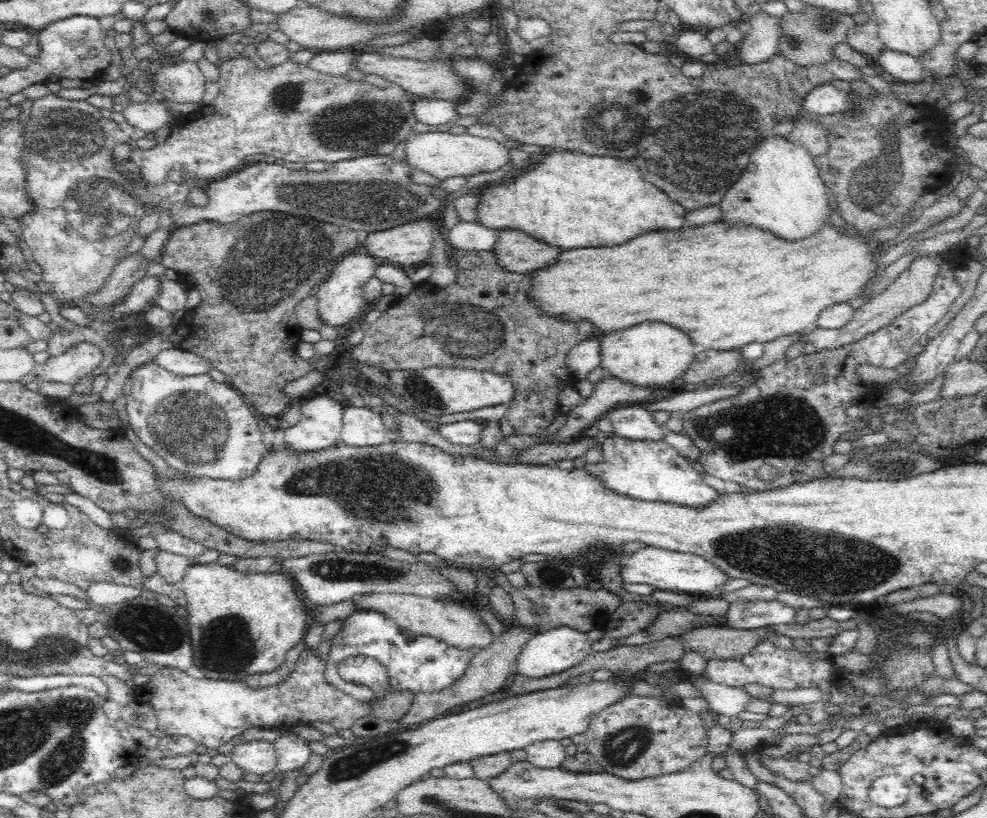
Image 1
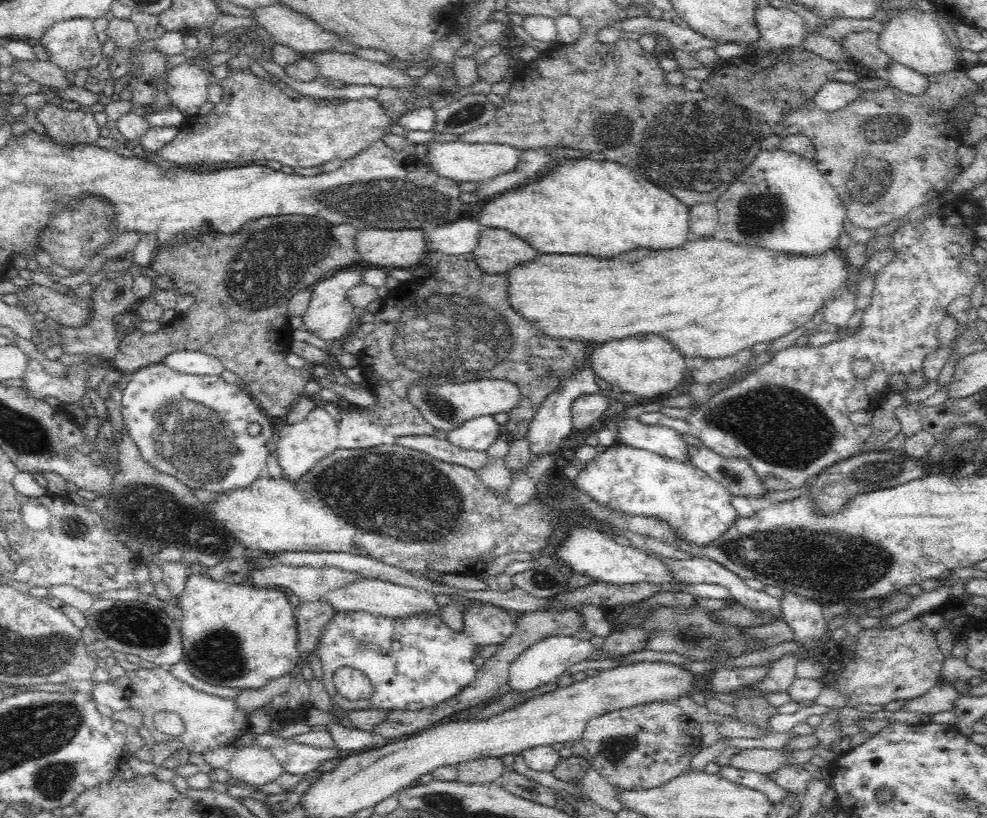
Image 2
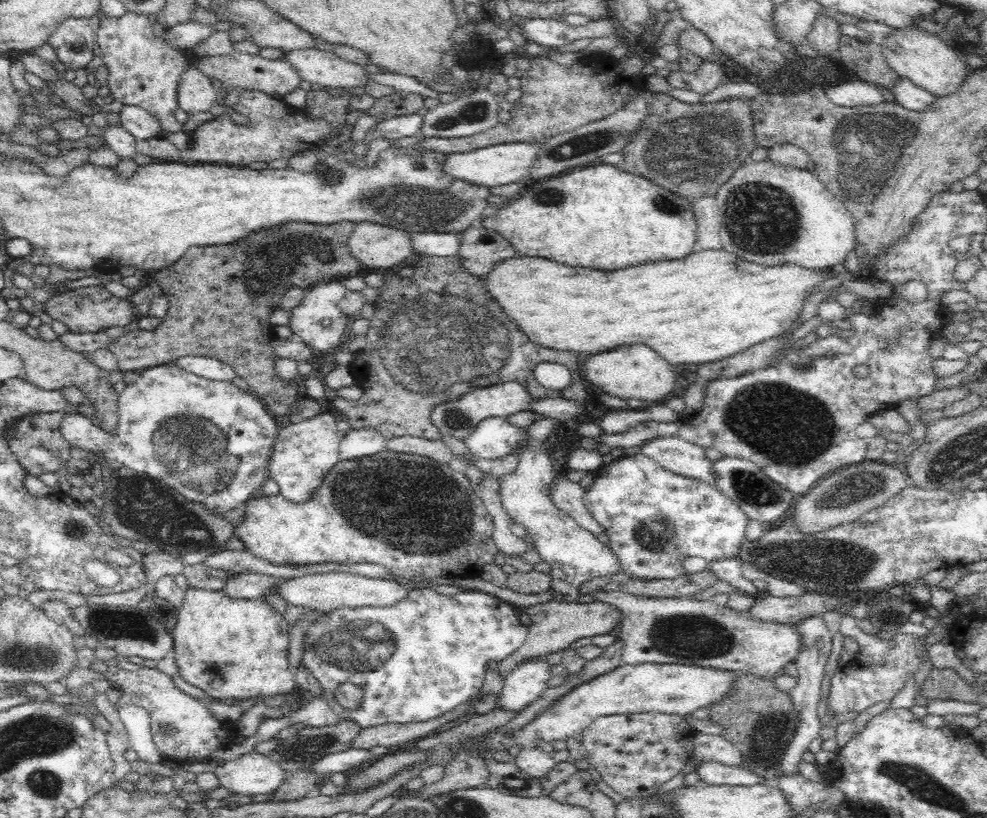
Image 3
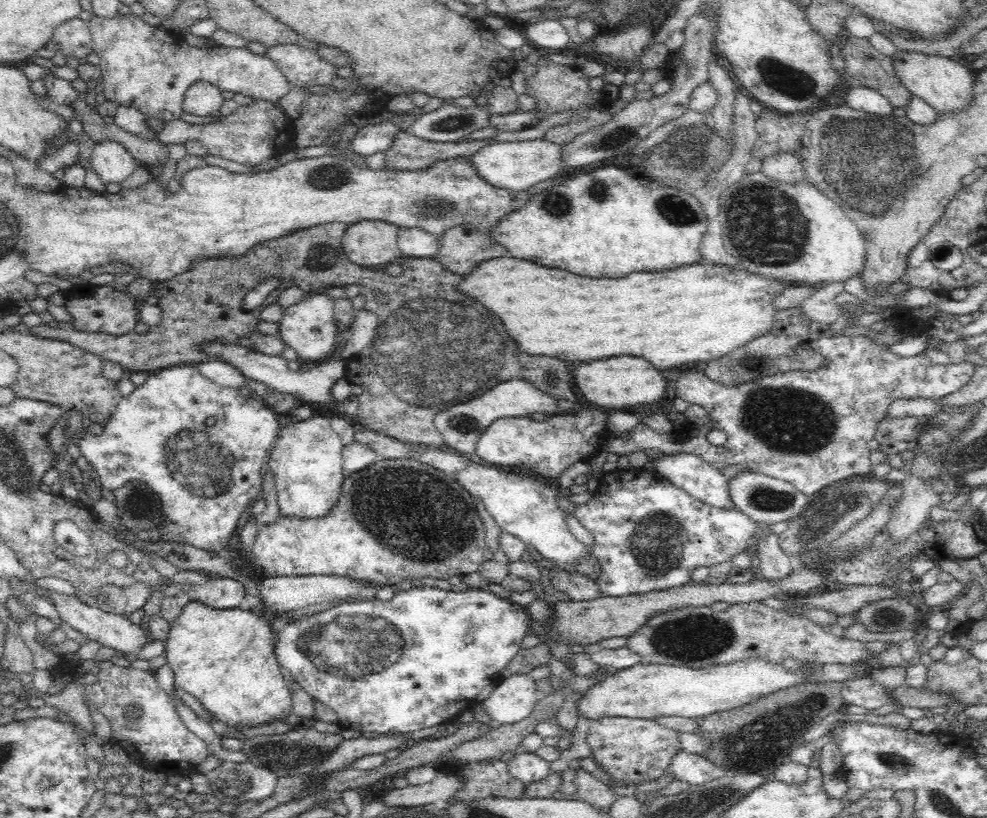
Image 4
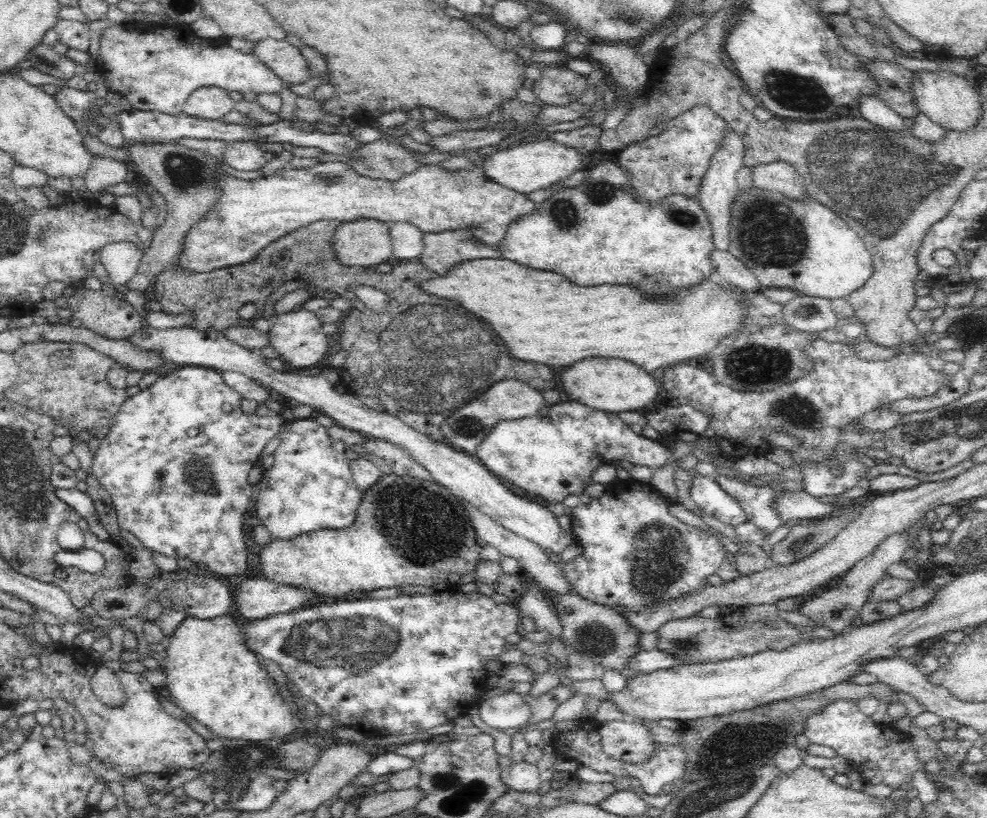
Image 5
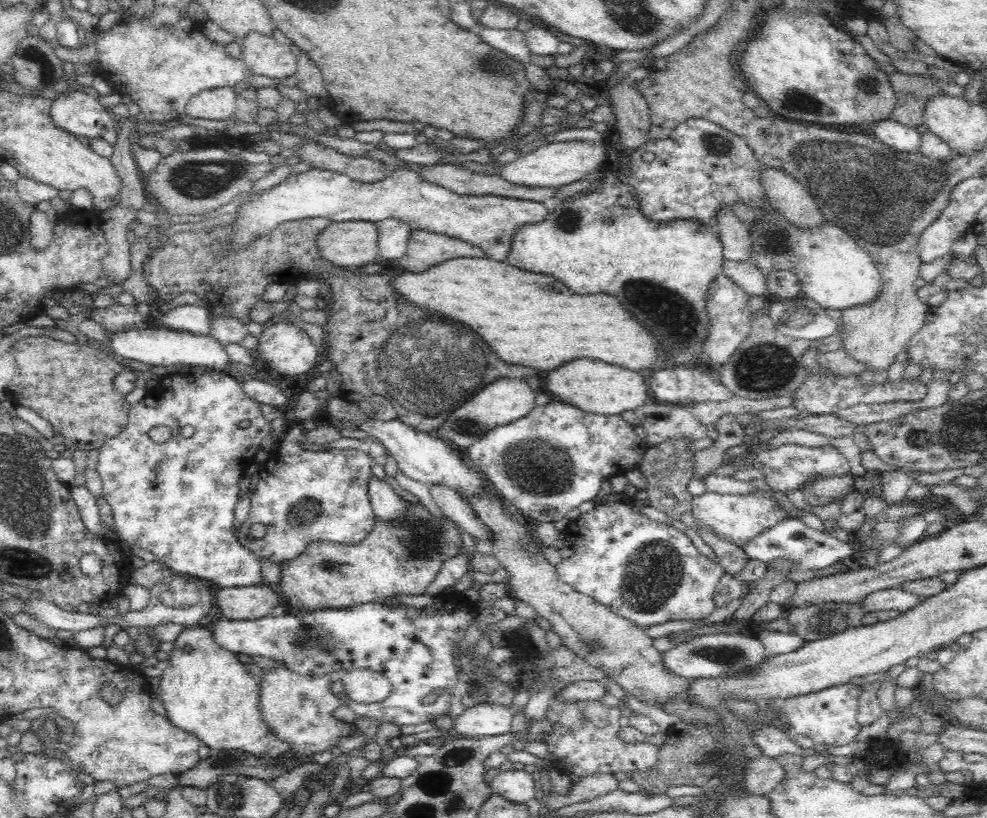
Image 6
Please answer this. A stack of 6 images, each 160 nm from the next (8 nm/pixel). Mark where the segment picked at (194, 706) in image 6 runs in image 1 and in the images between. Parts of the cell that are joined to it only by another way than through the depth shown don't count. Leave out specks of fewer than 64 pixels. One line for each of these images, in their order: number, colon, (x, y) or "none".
1: (241, 623)
2: (236, 635)
3: (237, 648)
4: (226, 658)
5: (211, 673)

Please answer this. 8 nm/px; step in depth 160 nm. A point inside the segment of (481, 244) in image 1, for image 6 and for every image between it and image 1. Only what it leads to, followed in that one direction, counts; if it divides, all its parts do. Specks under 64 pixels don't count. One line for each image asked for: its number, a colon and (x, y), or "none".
2: (462, 236)
3: (441, 244)
4: (413, 242)
5: (407, 239)
6: (393, 235)

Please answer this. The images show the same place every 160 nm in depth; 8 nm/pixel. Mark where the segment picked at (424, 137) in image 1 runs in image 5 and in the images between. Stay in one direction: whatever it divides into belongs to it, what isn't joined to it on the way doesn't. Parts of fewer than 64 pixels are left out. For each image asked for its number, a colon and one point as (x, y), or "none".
2: (468, 161)
3: (494, 165)
4: (515, 165)
5: (529, 166)

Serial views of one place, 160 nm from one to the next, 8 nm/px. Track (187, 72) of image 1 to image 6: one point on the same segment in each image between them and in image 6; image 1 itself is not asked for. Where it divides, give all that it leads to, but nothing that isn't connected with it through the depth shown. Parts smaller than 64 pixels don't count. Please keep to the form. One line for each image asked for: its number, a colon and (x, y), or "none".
2: (186, 87)
3: (195, 93)
4: (202, 98)
5: (209, 102)
6: (214, 104)

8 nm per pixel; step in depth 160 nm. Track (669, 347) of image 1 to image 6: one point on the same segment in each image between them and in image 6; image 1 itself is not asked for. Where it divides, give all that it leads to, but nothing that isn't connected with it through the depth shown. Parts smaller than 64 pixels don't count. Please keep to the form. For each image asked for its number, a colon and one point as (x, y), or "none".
2: (648, 366)
3: (629, 372)
4: (622, 382)
5: (611, 384)
6: (596, 387)

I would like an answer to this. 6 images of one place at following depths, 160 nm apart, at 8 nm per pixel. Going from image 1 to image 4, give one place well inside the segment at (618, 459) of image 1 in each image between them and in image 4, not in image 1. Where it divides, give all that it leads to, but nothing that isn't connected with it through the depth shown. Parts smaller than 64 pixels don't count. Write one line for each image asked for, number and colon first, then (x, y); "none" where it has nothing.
2: (639, 482)
3: (654, 518)
4: (649, 534)

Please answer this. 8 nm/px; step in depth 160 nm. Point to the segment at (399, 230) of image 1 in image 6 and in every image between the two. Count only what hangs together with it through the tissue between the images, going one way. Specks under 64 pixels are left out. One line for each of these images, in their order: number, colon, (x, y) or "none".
2: (400, 248)
3: (377, 247)
4: (367, 243)
5: (366, 243)
6: (346, 244)

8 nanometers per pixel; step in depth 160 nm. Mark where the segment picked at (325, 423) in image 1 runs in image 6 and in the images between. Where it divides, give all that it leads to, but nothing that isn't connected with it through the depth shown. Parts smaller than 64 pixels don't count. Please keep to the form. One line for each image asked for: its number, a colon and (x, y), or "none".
2: (300, 446)
3: (304, 451)
4: (306, 462)
5: (309, 487)
6: (302, 496)

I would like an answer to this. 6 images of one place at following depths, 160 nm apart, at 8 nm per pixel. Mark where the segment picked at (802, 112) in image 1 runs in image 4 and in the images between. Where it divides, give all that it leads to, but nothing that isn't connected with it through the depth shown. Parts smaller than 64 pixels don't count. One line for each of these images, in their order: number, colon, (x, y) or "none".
2: (833, 95)
3: (850, 93)
4: (860, 97)

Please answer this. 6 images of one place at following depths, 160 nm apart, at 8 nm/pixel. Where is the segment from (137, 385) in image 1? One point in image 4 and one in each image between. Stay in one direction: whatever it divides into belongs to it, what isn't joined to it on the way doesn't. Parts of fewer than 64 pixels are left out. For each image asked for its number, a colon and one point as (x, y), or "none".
2: (193, 427)
3: (210, 441)
4: (202, 448)

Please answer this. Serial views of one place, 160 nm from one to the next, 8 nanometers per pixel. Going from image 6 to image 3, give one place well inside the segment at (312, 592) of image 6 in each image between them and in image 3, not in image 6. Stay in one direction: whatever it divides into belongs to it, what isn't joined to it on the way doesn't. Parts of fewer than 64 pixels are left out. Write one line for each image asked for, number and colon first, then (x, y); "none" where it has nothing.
3: (418, 517)
4: (398, 519)
5: (406, 531)

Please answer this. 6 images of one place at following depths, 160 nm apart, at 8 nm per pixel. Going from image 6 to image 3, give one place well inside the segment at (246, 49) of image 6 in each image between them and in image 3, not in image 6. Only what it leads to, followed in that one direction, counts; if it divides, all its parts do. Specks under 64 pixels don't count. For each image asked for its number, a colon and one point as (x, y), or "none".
3: (316, 66)
4: (302, 66)
5: (286, 60)

